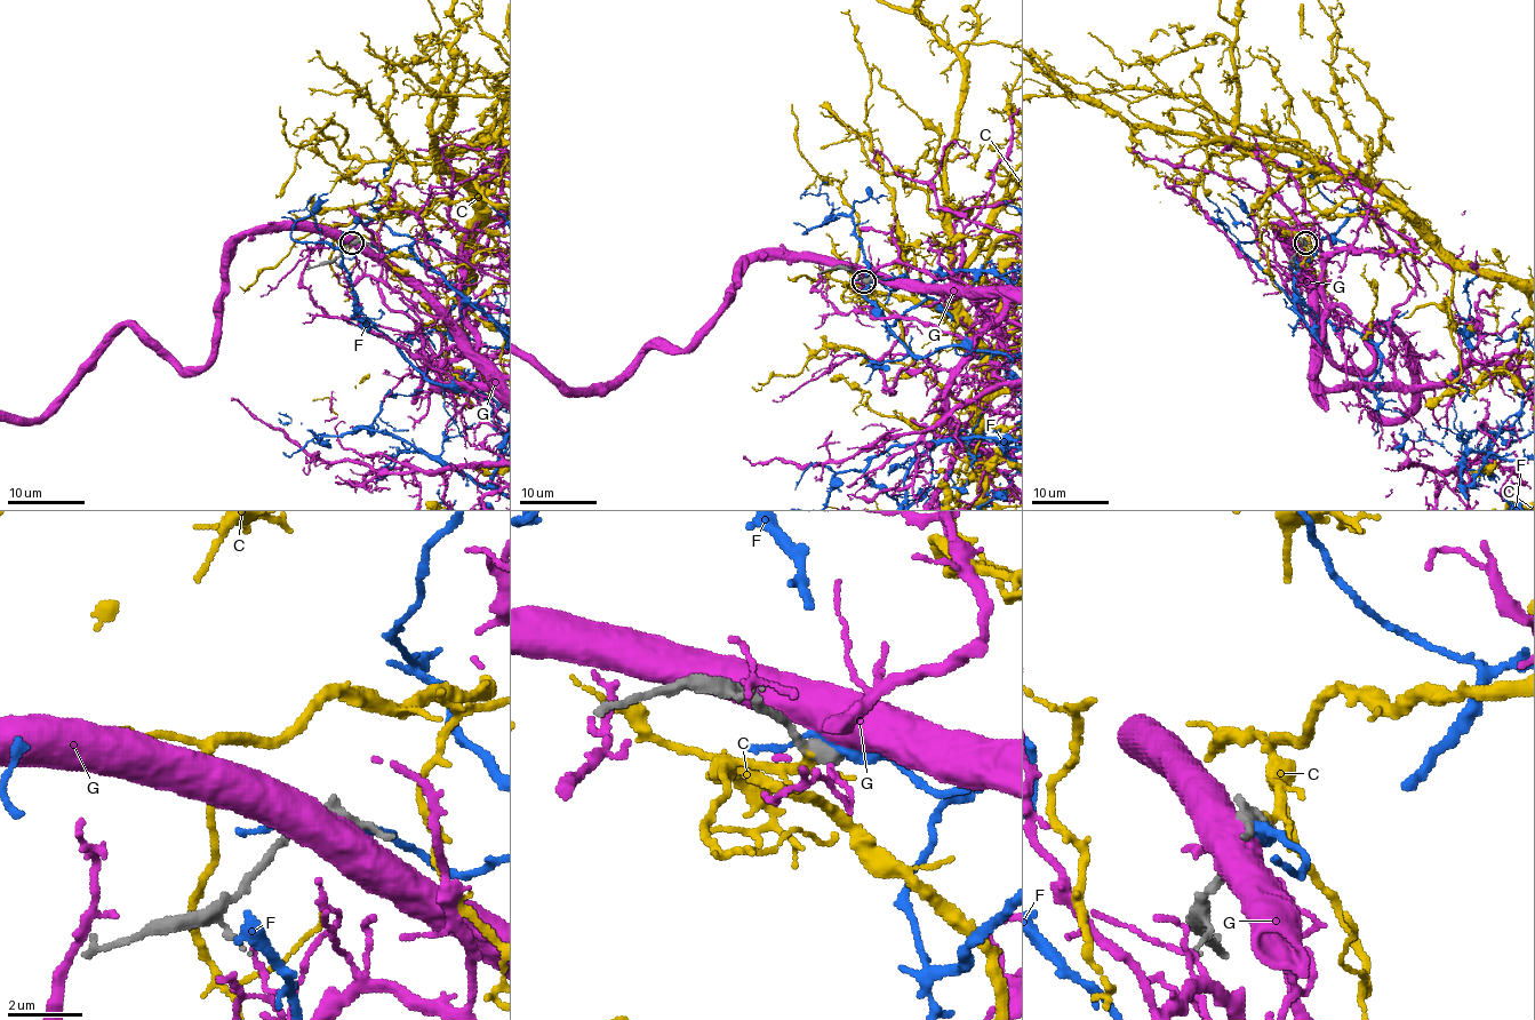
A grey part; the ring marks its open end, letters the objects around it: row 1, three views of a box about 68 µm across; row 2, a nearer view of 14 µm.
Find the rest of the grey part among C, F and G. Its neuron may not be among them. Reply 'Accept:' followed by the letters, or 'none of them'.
Accept: C

